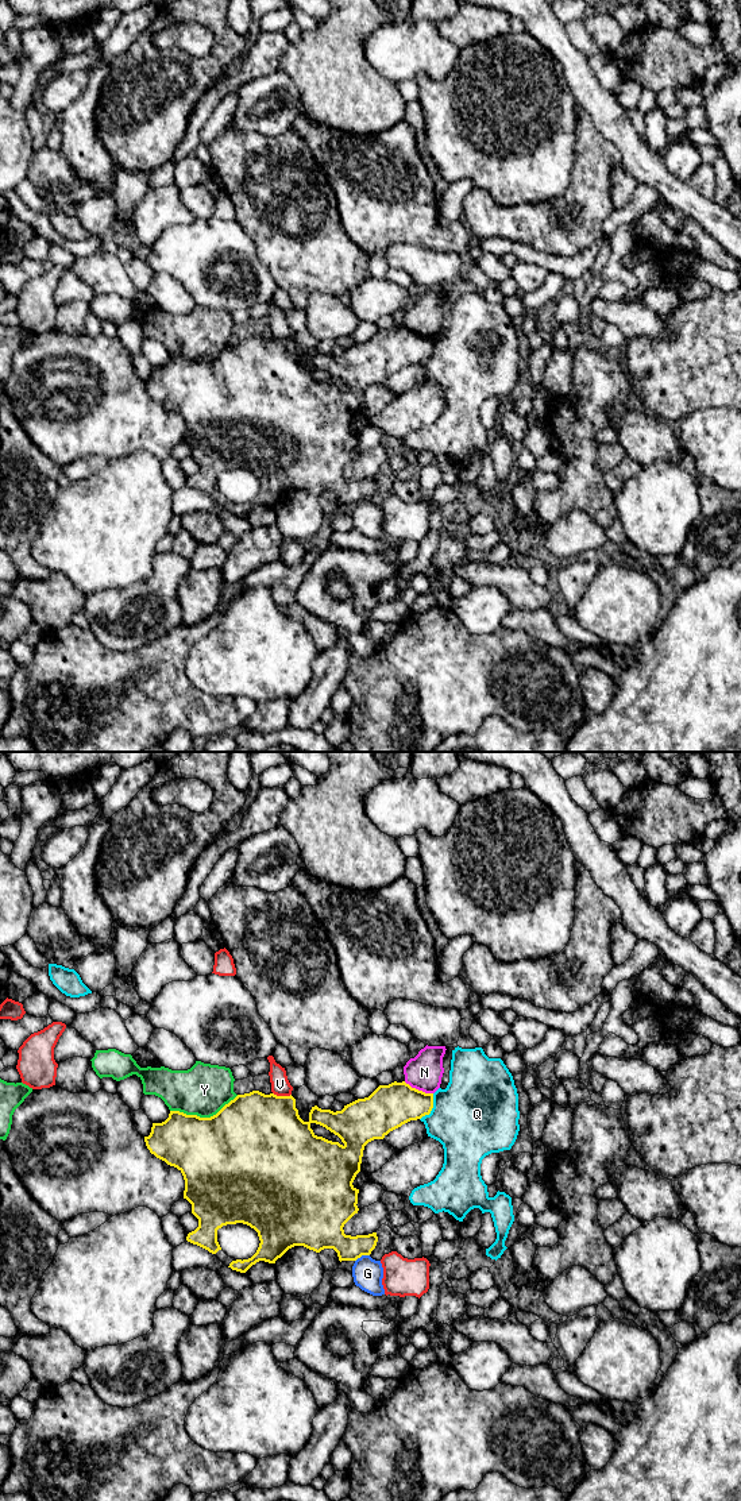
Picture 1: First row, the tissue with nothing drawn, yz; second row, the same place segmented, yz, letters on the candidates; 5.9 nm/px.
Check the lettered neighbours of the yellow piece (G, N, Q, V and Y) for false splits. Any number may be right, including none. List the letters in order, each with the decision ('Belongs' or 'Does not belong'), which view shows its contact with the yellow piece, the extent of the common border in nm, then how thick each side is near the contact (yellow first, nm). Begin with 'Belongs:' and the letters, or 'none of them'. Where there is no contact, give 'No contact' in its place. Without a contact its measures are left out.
Belongs: none of them
G: Does not belong. Touches yellow in yz. Shared border 100 nm. Thickness 190 nm (yellow) against 180 nm
N: Does not belong. Touches yellow in yz. Shared border 190 nm. Thickness 260 nm (yellow) against 220 nm
Q: Does not belong. Touches yellow in yz. Shared border 180 nm. Thickness 260 nm (yellow) against 480 nm
V: Does not belong. Touches yellow in yz. Shared border 110 nm. Thickness 460 nm (yellow) against 110 nm
Y: Does not belong. Touches yellow in yz. Shared border 420 nm. Thickness 480 nm (yellow) against 300 nm

